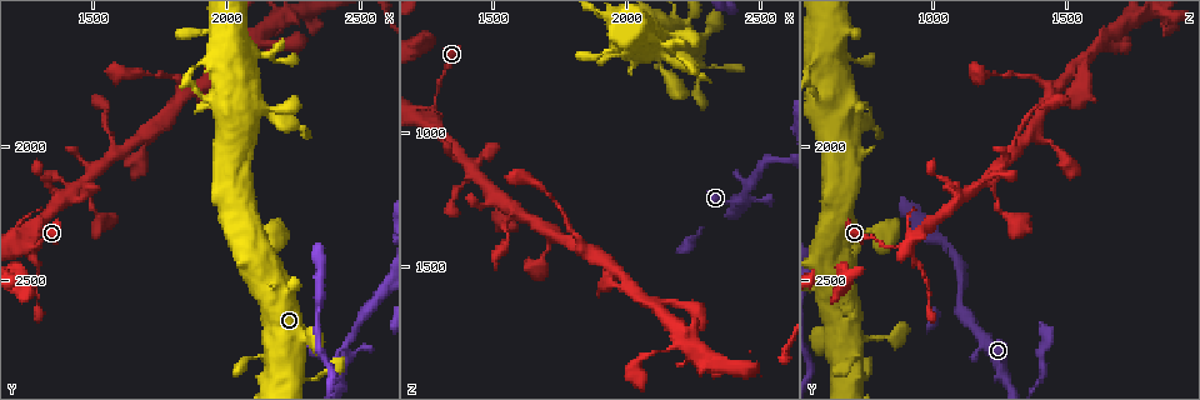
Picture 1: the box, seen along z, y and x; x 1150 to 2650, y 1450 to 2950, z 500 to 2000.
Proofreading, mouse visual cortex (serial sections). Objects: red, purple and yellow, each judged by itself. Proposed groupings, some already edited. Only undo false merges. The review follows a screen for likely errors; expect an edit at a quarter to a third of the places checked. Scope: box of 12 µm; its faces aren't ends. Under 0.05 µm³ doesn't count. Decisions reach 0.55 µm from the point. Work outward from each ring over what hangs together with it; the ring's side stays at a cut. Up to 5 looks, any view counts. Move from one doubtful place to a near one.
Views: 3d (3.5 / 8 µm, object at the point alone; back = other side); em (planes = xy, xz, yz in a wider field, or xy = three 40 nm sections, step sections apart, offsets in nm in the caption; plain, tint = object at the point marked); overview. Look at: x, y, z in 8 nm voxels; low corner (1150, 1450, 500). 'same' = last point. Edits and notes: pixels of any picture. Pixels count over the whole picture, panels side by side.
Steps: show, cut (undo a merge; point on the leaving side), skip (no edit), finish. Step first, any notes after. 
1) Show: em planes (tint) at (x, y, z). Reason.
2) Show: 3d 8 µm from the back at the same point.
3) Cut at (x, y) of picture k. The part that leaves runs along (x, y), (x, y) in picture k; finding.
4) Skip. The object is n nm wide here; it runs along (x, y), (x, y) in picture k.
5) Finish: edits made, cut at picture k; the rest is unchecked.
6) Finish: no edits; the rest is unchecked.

Show: 3d 8 µm at (1260, 2370, 920). Sharp bend.

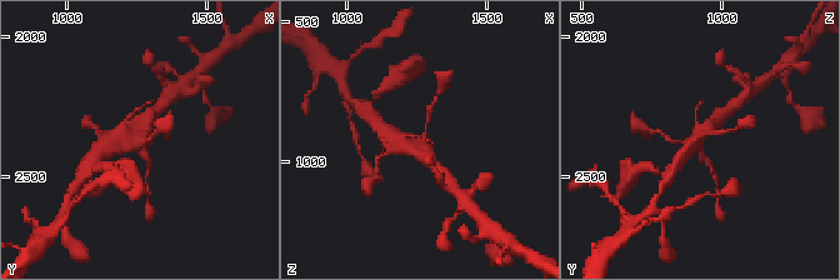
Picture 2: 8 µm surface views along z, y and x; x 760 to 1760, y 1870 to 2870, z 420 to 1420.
Show: em planes (tint) at (1250, 2360, 910).

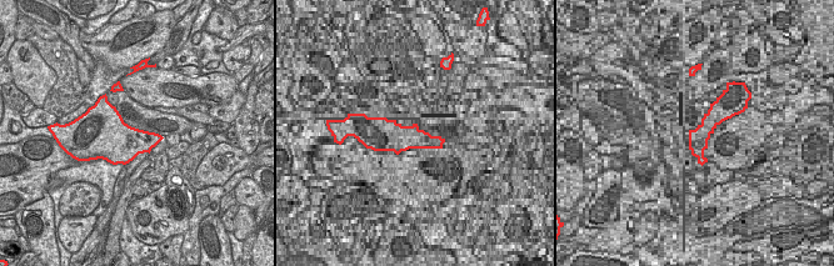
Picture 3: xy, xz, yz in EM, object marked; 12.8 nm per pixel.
Skip. It runs along (668, 138), (699, 140), (720, 118) in picture 2; all the same cell.

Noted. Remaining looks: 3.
Show: 3d 3.5 µm at (1850, 1790, 1450). Side arm on a straight run.

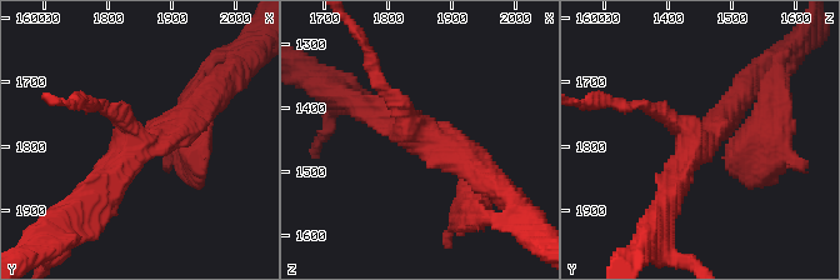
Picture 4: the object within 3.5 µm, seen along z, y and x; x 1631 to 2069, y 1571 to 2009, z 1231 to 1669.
Show: em planes (tint) at (1850, 1800, 1440). 3 arms meet here; the arms are 200, 350, 400 nm wide; shape alone is not enough.

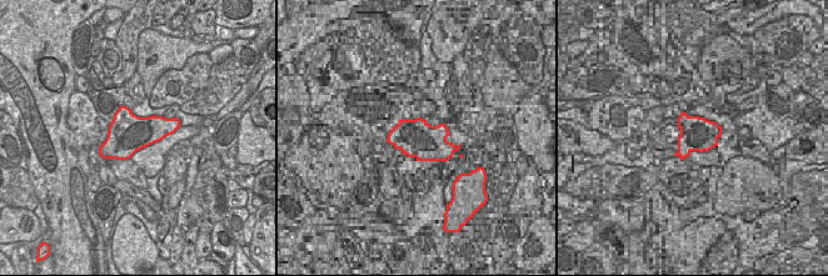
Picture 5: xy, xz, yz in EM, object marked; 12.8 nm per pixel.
Skip. It runs along (85, 204), (200, 104) in picture 4; one cell here.

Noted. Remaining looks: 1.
Finish: no edits; the rest is unchecked.

